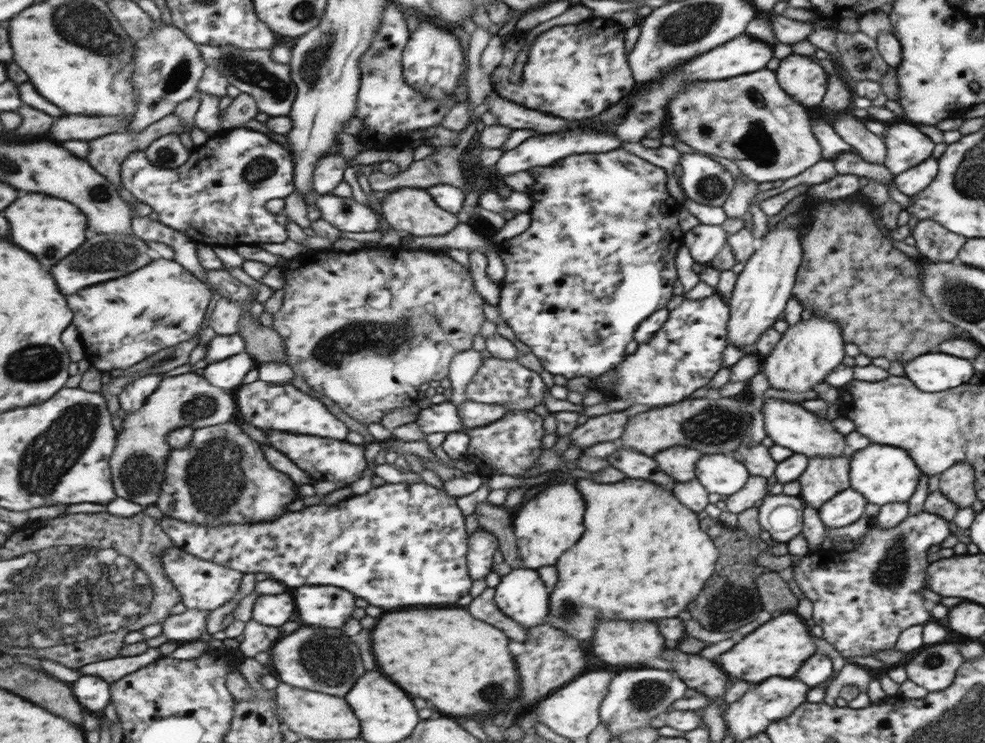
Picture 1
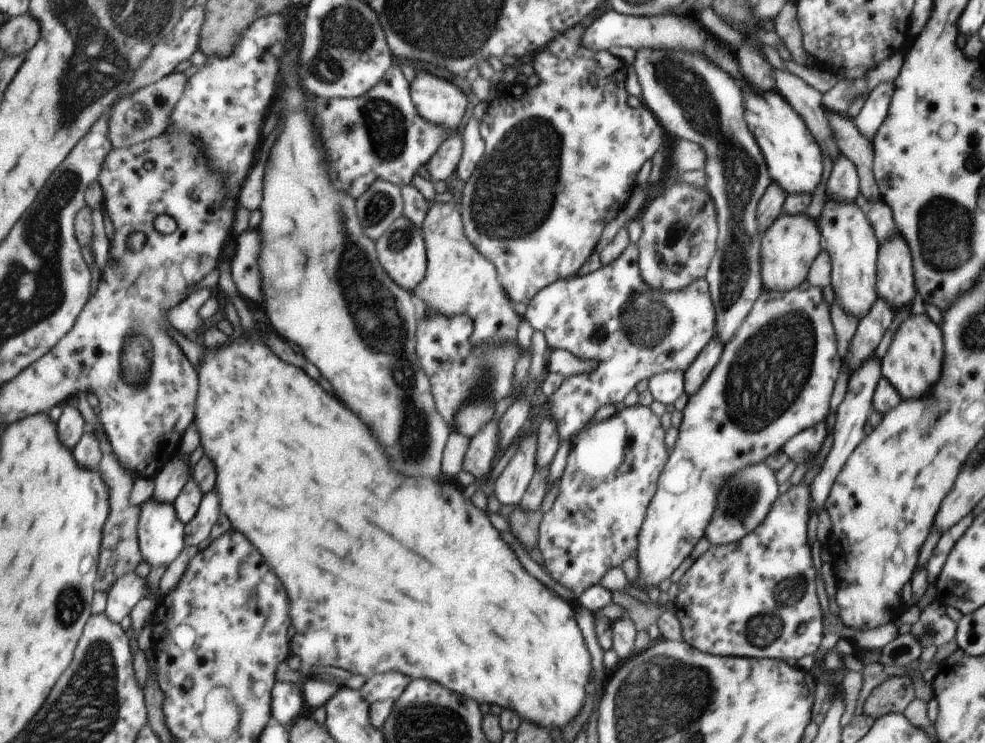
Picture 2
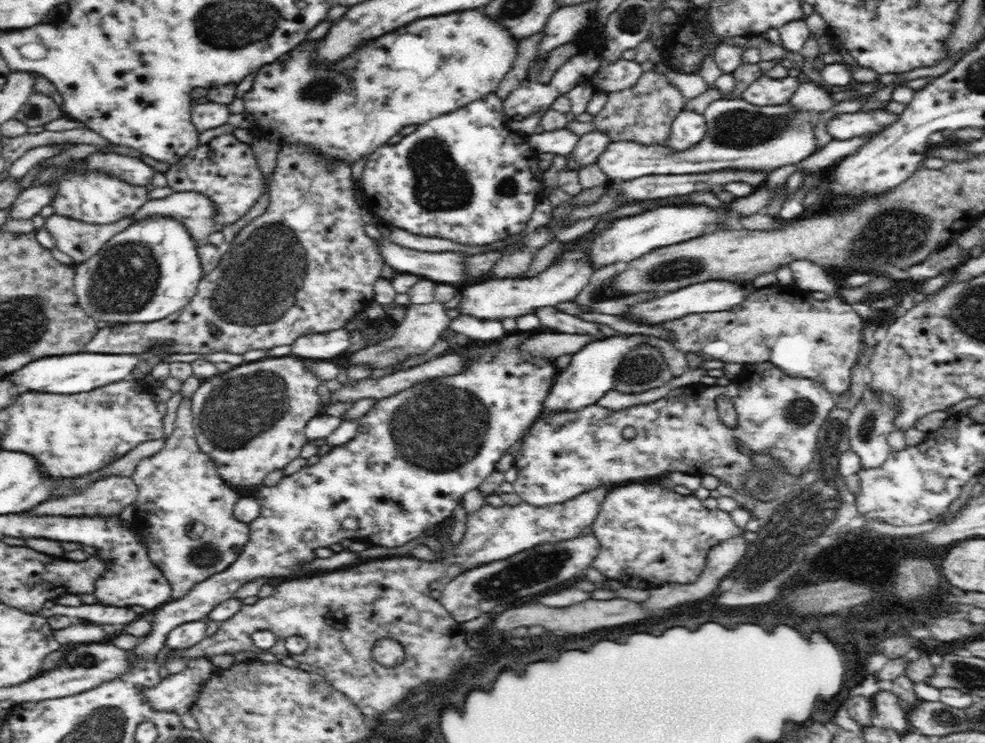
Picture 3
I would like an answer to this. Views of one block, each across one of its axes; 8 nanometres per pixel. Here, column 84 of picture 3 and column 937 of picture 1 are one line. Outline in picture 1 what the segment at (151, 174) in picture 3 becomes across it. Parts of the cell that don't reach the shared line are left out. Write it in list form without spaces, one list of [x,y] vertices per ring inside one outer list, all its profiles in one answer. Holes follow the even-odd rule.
[[[930,157],[922,160],[922,162],[915,167],[896,174],[893,180],[895,190],[908,197],[919,194],[923,188],[929,186],[931,180],[933,180],[936,175],[937,167],[937,159]]]

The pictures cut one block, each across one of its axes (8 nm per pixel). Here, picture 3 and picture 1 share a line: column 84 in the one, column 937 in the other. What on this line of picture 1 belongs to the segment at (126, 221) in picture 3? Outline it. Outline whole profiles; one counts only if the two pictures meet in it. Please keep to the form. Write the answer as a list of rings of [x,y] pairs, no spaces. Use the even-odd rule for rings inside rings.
[[[919,220],[910,231],[915,247],[922,258],[929,261],[955,261],[966,238],[945,230],[933,220]]]

